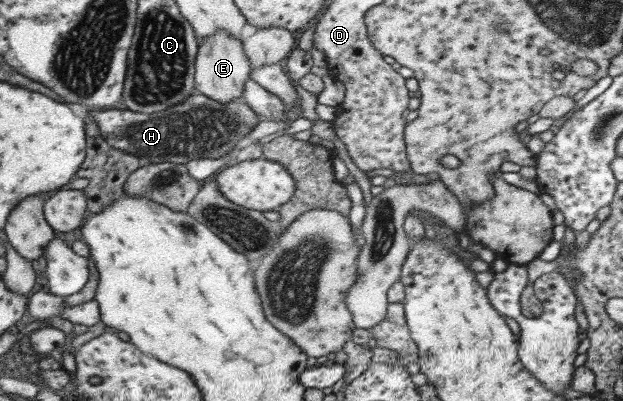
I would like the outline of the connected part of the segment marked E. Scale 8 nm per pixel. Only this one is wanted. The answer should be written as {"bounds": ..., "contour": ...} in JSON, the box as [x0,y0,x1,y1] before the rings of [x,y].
{"bounds":[193,29,250,103],"contour":[[[217,29],[215,33],[197,41],[195,61],[193,61],[195,92],[219,103],[227,103],[227,101],[233,101],[233,99],[242,100],[243,85],[249,79],[250,70],[241,42],[240,39],[231,37],[229,33],[225,32],[225,29]]]}

